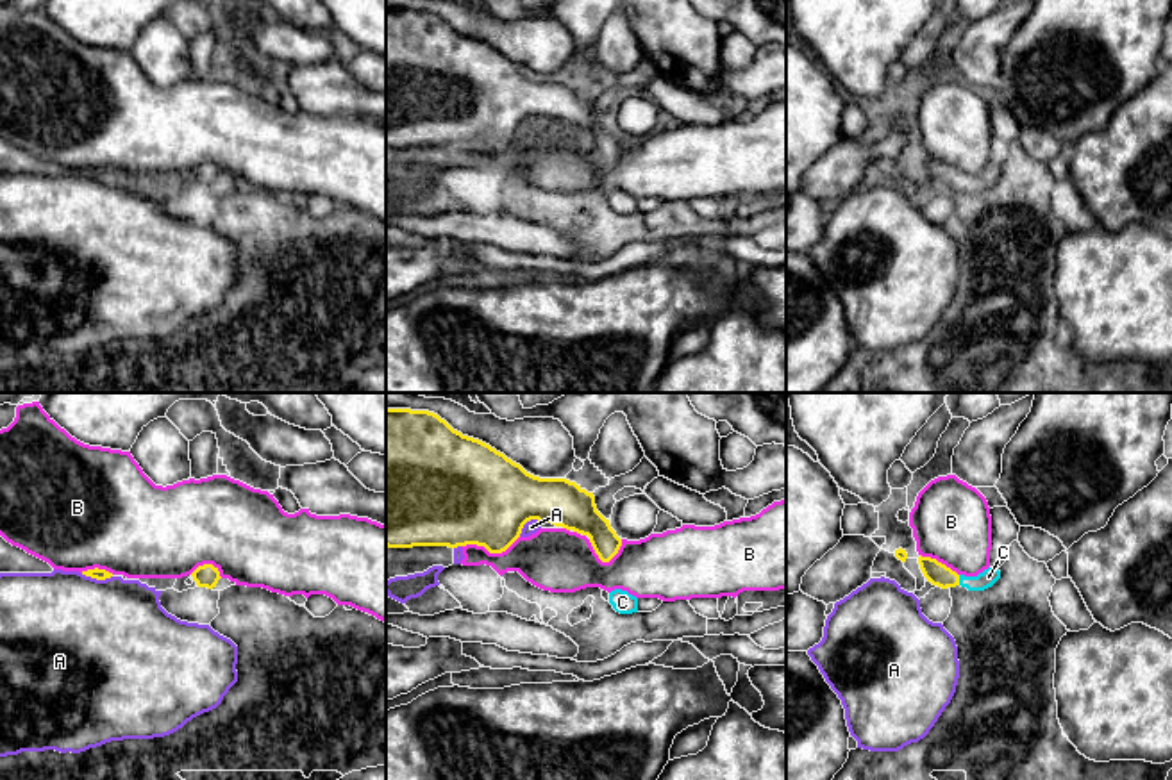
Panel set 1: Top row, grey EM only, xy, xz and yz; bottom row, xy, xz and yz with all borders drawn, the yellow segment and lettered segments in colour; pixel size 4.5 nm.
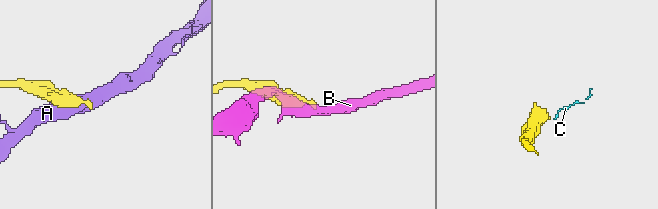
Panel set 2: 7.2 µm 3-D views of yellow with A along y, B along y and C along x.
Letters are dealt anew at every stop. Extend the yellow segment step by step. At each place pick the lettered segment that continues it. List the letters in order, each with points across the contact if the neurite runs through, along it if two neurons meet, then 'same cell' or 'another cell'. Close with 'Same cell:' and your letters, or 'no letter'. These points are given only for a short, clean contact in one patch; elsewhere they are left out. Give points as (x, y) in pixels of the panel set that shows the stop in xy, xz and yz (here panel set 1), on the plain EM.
A: another cell
B: another cell
C: runs through yz (937, 174), (958, 181), (985, 181), (988, 177); same cell
Same cell: C

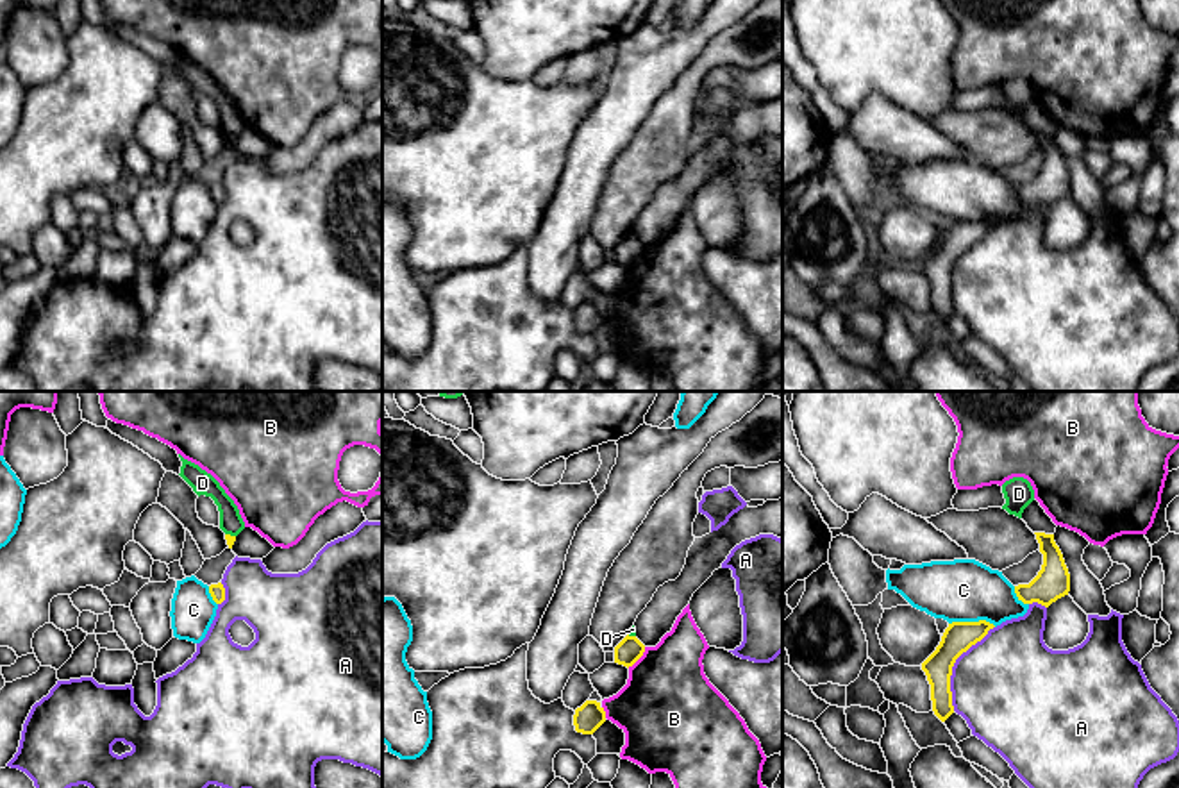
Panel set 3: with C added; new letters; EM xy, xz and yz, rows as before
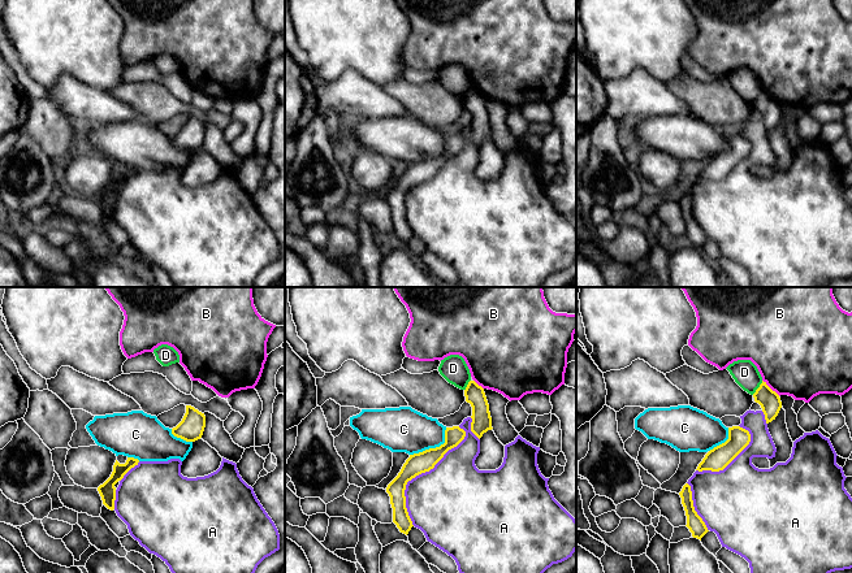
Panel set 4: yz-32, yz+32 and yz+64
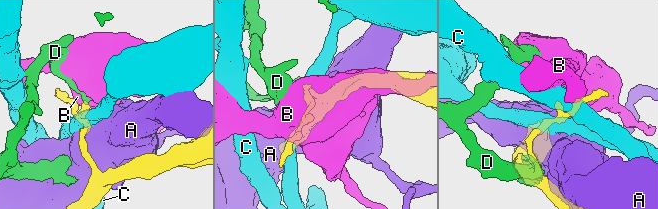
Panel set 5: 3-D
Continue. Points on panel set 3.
A: another cell
B: another cell
C: another cell
D: border along xy (225, 133), (234, 136); another cell
Same cell: no letter

